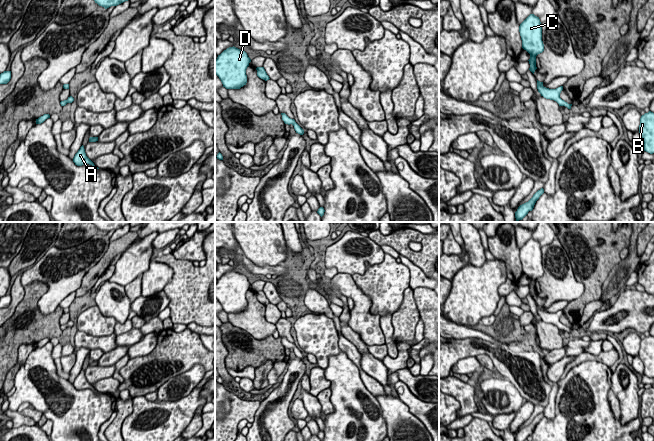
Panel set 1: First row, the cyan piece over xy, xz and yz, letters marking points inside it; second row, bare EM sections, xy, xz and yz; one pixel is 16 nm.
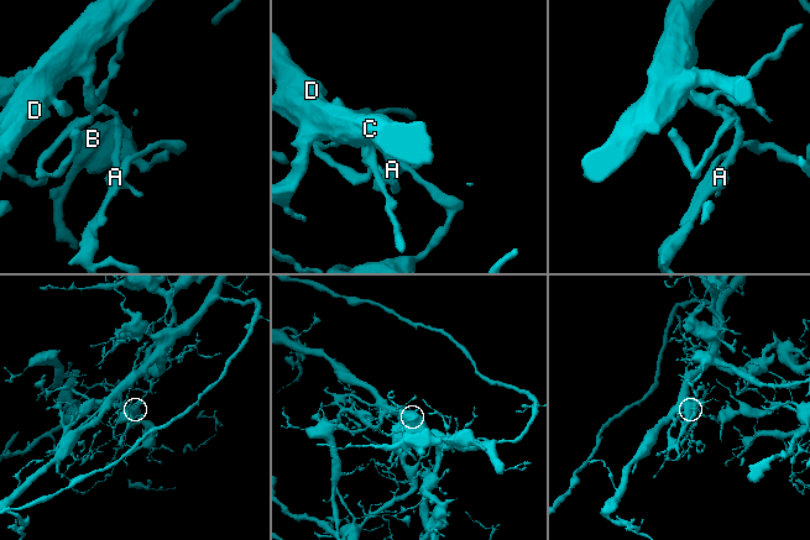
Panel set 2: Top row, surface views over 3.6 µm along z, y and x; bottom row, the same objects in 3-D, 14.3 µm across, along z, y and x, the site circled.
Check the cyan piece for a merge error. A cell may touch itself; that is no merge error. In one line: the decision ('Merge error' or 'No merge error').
Merge error

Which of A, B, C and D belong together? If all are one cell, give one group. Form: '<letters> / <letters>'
A B / C D

